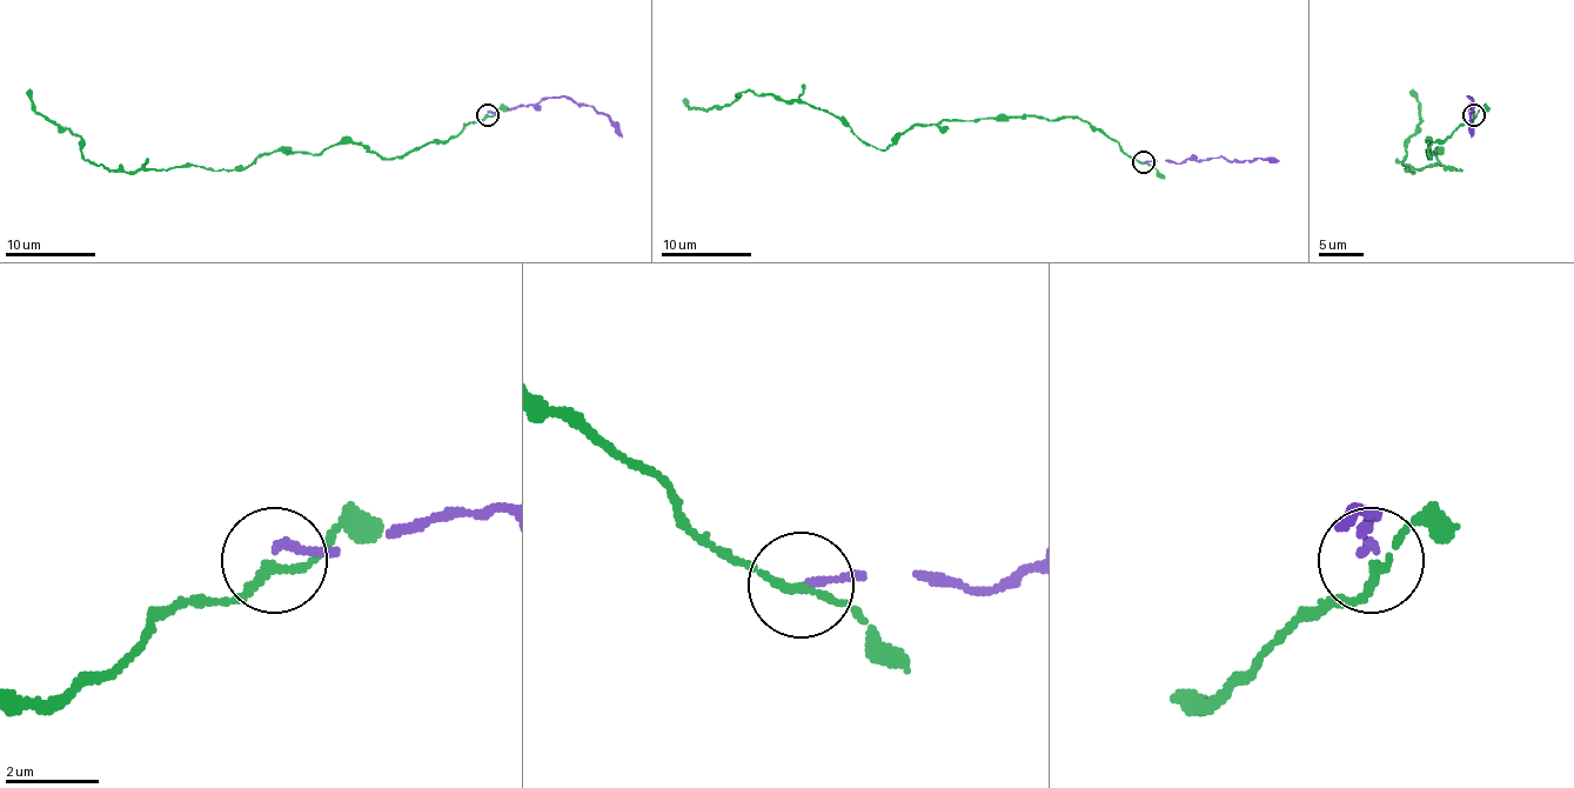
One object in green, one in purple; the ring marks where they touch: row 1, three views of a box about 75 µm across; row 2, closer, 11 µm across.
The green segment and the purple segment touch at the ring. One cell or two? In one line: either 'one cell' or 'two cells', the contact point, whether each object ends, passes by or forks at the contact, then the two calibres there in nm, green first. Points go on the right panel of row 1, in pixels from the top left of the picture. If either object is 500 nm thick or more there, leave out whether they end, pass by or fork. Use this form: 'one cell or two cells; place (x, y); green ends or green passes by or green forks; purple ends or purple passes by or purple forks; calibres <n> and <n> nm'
one cell; place (1473, 114); green passes by; purple ends; calibres 150 and 160 nm

